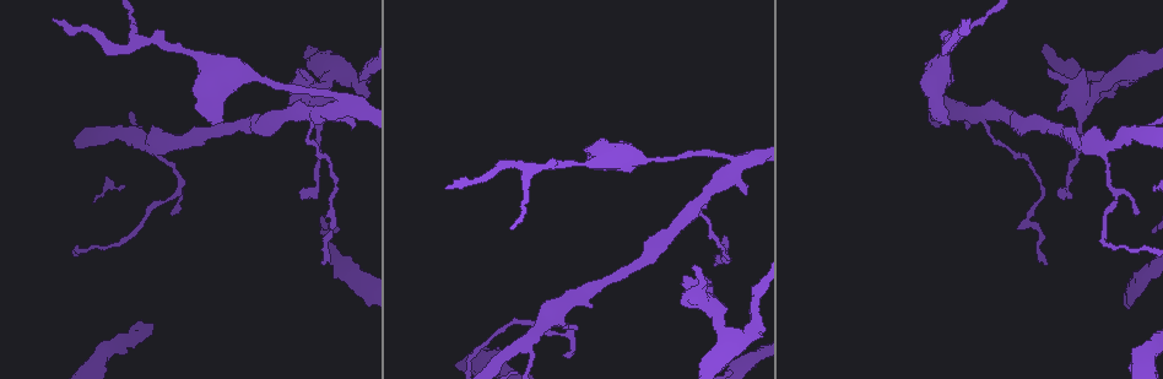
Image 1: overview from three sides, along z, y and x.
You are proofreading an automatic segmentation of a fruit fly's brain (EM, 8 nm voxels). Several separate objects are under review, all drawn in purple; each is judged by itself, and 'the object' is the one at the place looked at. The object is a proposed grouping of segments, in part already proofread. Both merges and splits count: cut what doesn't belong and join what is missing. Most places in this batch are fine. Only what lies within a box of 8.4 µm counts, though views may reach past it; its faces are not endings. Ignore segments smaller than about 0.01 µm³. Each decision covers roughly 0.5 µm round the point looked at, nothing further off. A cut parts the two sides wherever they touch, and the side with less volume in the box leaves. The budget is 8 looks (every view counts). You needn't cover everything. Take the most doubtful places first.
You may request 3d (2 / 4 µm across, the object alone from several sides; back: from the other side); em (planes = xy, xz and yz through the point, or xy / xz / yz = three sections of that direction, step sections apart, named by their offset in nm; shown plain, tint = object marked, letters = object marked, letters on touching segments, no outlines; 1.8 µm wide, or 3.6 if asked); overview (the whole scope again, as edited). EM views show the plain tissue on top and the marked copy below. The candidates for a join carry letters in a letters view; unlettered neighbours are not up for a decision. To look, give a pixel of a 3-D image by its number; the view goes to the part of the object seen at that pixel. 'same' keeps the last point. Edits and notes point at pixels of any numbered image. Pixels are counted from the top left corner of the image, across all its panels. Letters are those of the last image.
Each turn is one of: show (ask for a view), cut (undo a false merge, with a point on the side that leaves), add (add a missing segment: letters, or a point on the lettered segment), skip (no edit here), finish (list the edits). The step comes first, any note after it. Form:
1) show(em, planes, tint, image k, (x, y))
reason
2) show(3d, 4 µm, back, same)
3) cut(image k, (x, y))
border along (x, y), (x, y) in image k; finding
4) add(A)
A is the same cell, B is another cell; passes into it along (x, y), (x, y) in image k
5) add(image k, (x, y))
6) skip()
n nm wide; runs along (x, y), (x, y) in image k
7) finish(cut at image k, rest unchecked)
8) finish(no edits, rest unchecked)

show(em, planes, letters, image 1, (735, 163))
three-way junction

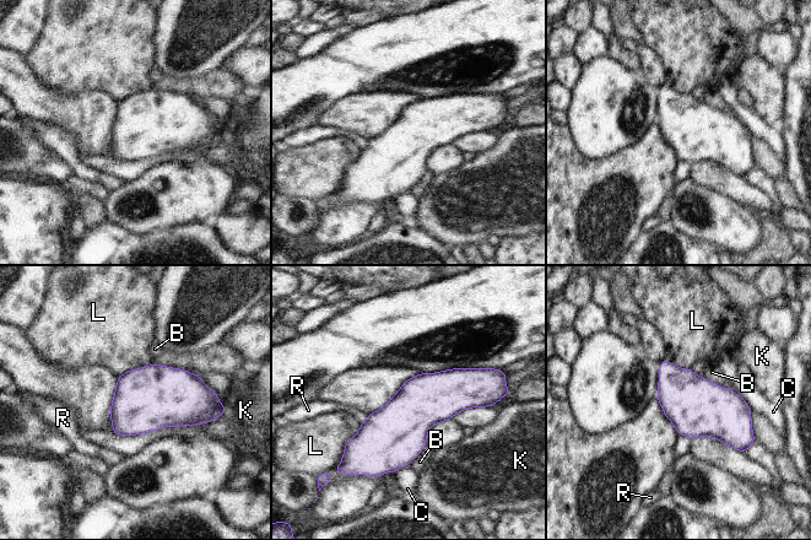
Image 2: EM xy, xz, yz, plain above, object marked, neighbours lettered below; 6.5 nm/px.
skip()
360 nm wide; B, C, K, L and R are other cells; border along (360, 425), (346, 442), (341, 455) in image 2; continuous, no second neuron

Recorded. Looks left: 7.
show(em, xy, step 16, letters, image 1, (56, 18))
thin end

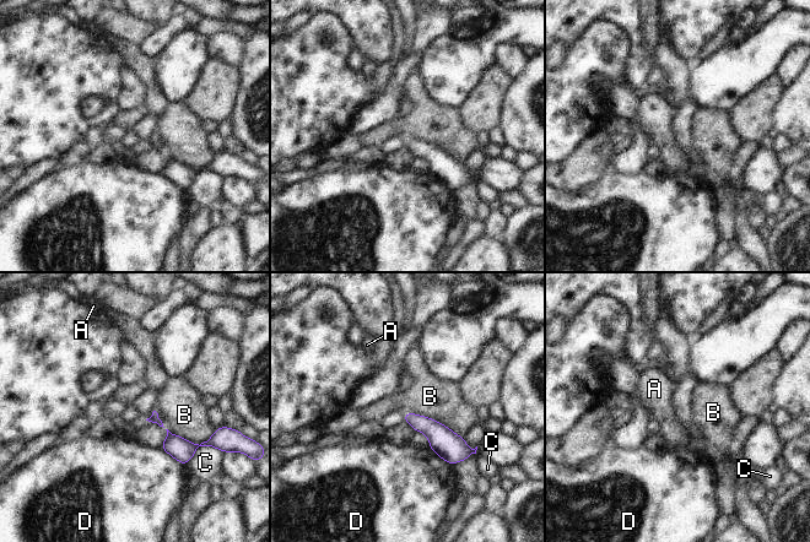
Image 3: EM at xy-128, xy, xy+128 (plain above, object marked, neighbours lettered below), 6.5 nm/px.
skip()
A, B, C and D are other cells; border along (403, 412), (431, 417), (463, 437) in image 3; no lettered segment goes on from it

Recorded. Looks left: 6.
show(3d, 2 µm, image 1, (1048, 67))
branch stops here

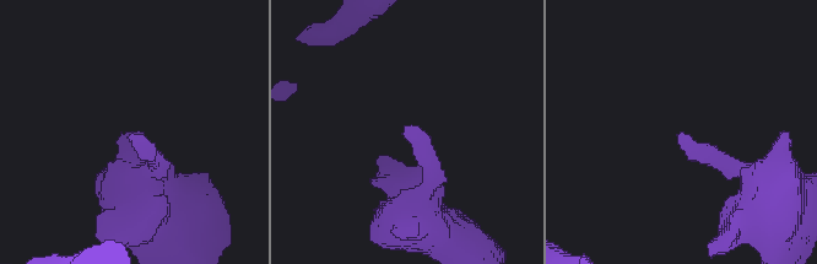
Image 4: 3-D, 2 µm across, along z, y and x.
show(em, planes, letters, image 4, (133, 135))

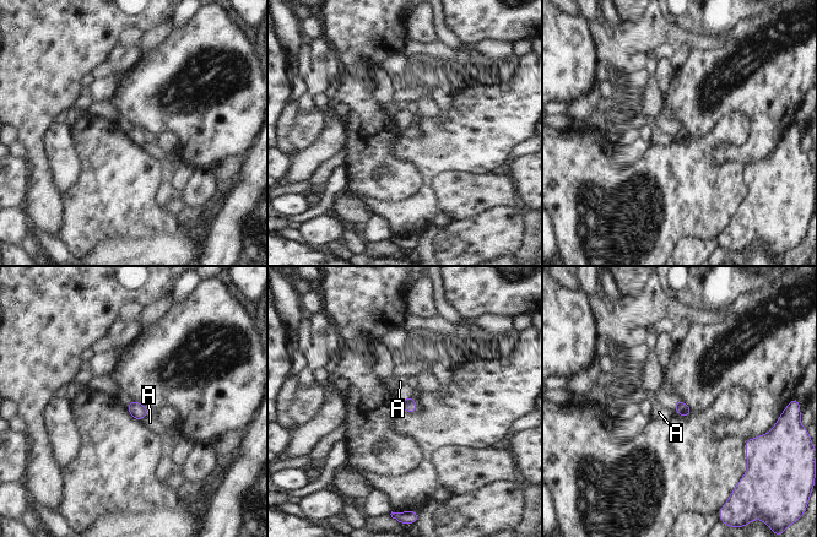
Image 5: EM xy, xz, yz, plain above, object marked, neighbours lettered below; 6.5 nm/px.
skip()
A is another cell; border along (150, 413), (139, 421) in image 5; no lettered segment goes on from it

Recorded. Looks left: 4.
show(em, planes, tint, image 1, (178, 189))
abrupt turn

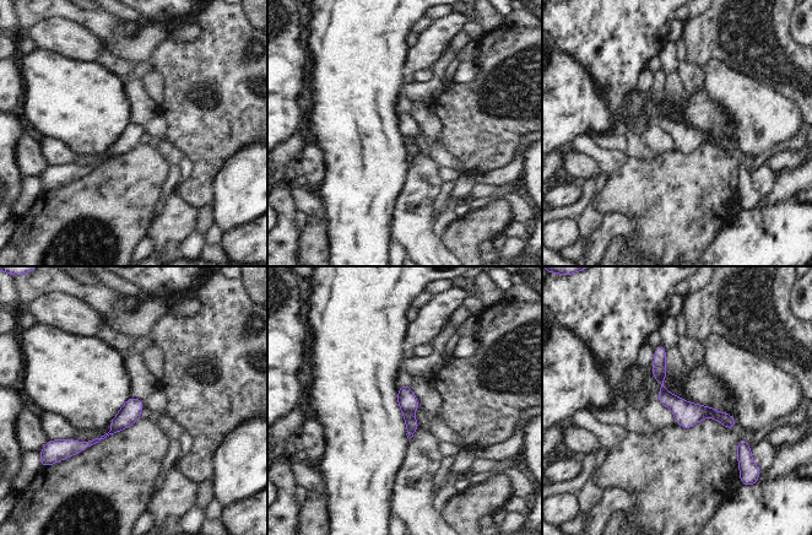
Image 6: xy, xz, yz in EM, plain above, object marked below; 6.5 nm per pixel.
show(em, planes, letters, same)

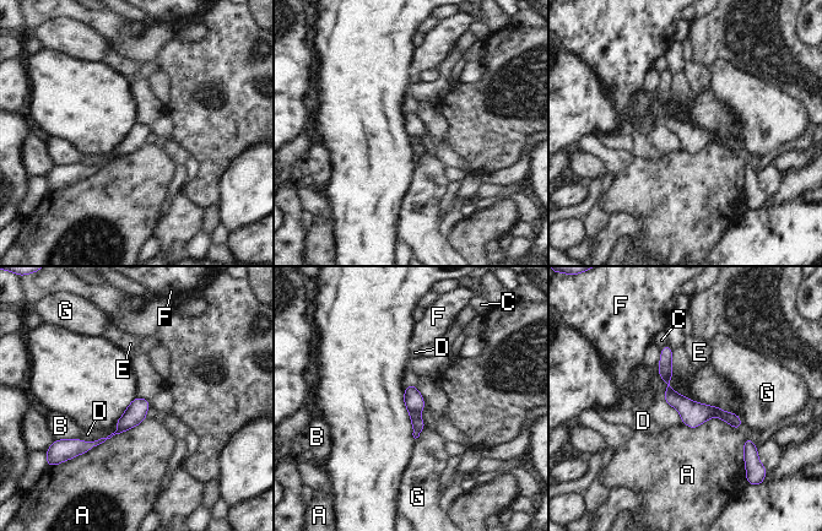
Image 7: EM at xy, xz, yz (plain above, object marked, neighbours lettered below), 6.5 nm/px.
skip()
A, B, C, D, E, F and G are other cells; border along (146, 420), (113, 434), (71, 459) in image 7; one neuron here

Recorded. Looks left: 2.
finish(no edits, rest unchecked)

